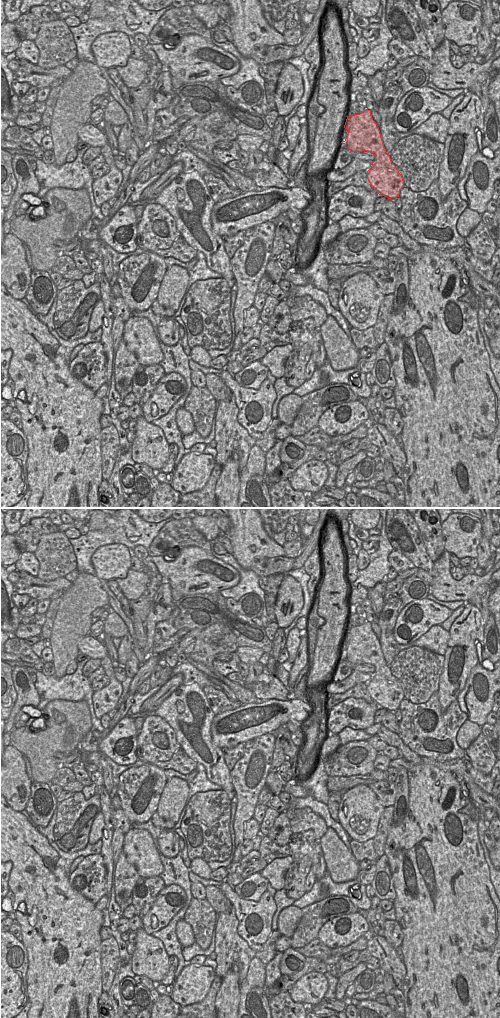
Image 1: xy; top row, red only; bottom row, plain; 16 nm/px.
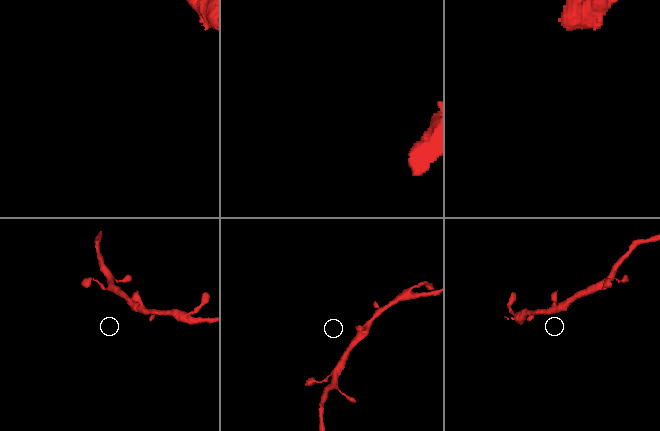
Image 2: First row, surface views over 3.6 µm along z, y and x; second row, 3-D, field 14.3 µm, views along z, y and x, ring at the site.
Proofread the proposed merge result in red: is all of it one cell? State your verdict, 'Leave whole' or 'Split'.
Leave whole.

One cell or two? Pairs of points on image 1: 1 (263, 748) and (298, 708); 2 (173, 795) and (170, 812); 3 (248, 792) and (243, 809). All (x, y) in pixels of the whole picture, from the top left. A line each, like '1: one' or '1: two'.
1: two
2: one
3: one

